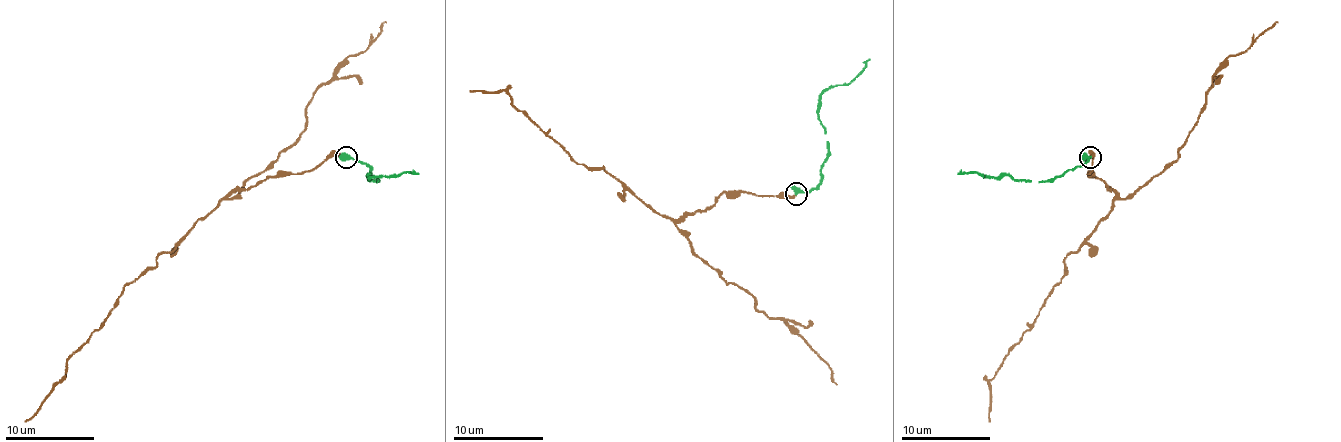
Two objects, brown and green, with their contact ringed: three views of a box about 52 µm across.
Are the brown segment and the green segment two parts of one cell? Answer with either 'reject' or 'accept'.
accept

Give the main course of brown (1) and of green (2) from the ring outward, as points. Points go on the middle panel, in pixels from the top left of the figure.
1: (795, 195), (723, 193), (703, 211), (671, 220), (603, 168), (576, 163), (504, 91), (470, 91)
2: (795, 193), (807, 193), (820, 181), (827, 157), (825, 127), (818, 118), (820, 96), (847, 84), (870, 59)

